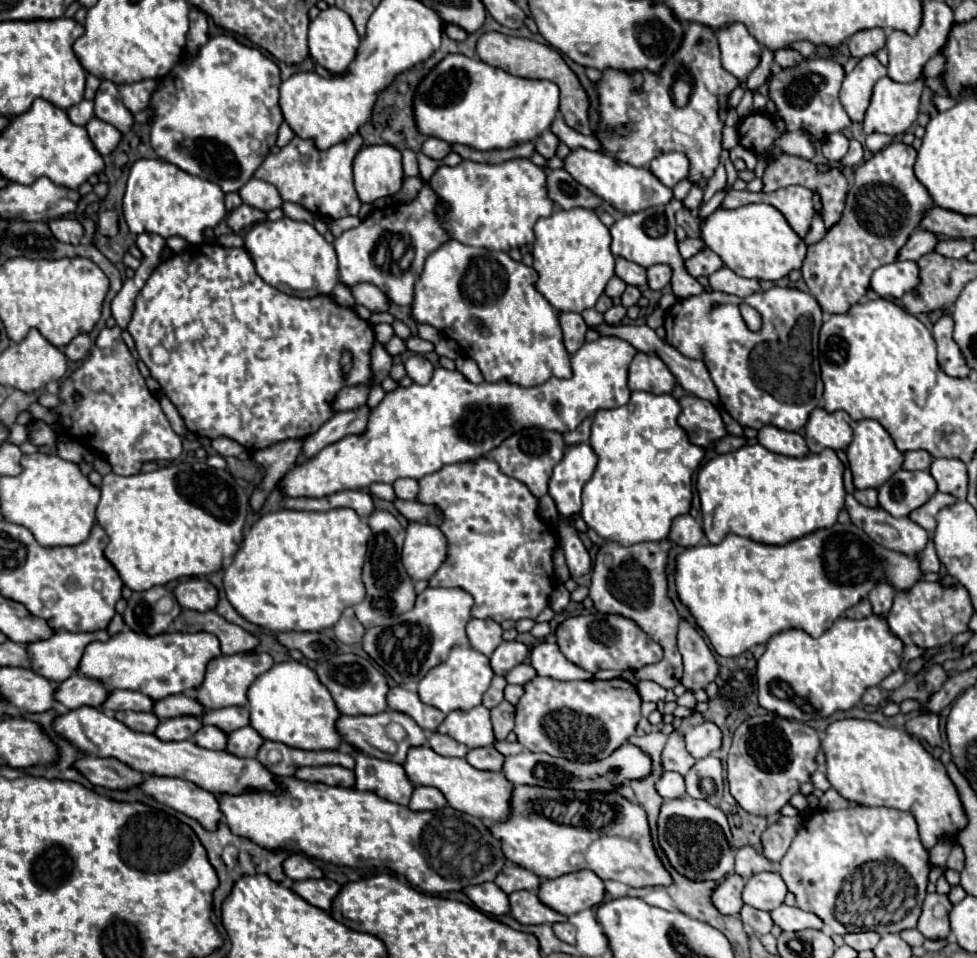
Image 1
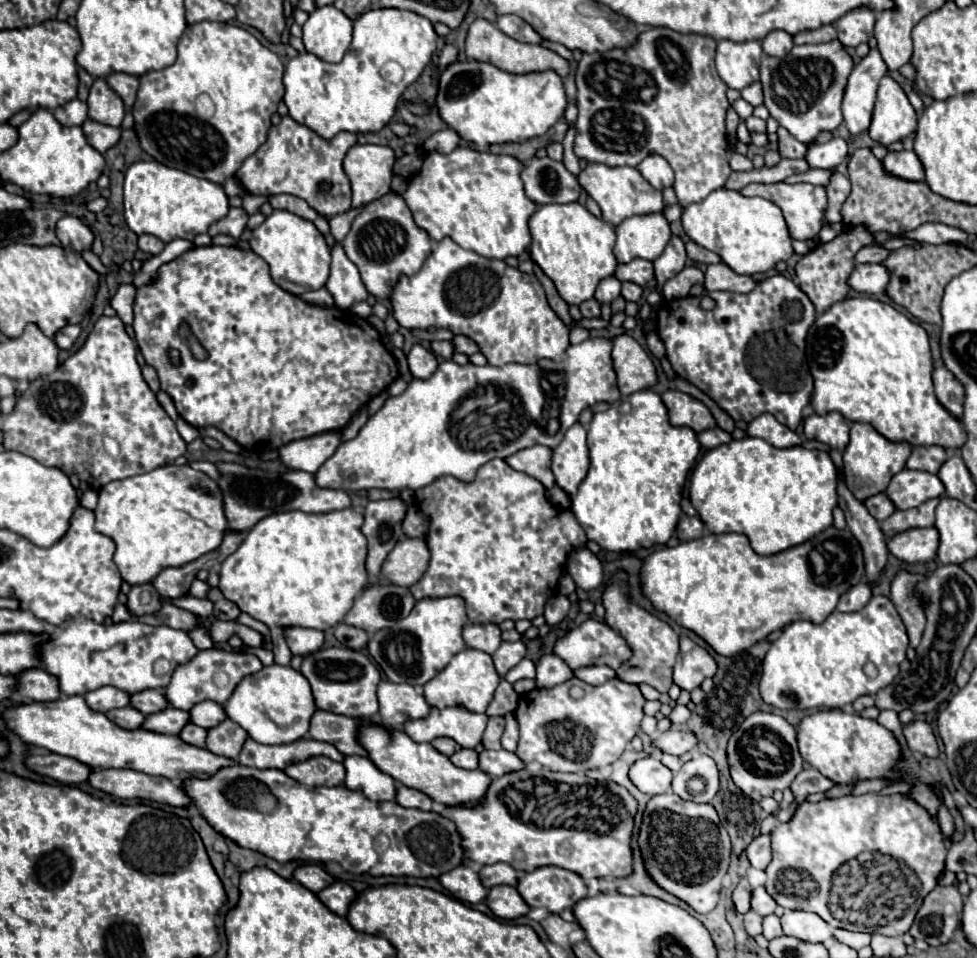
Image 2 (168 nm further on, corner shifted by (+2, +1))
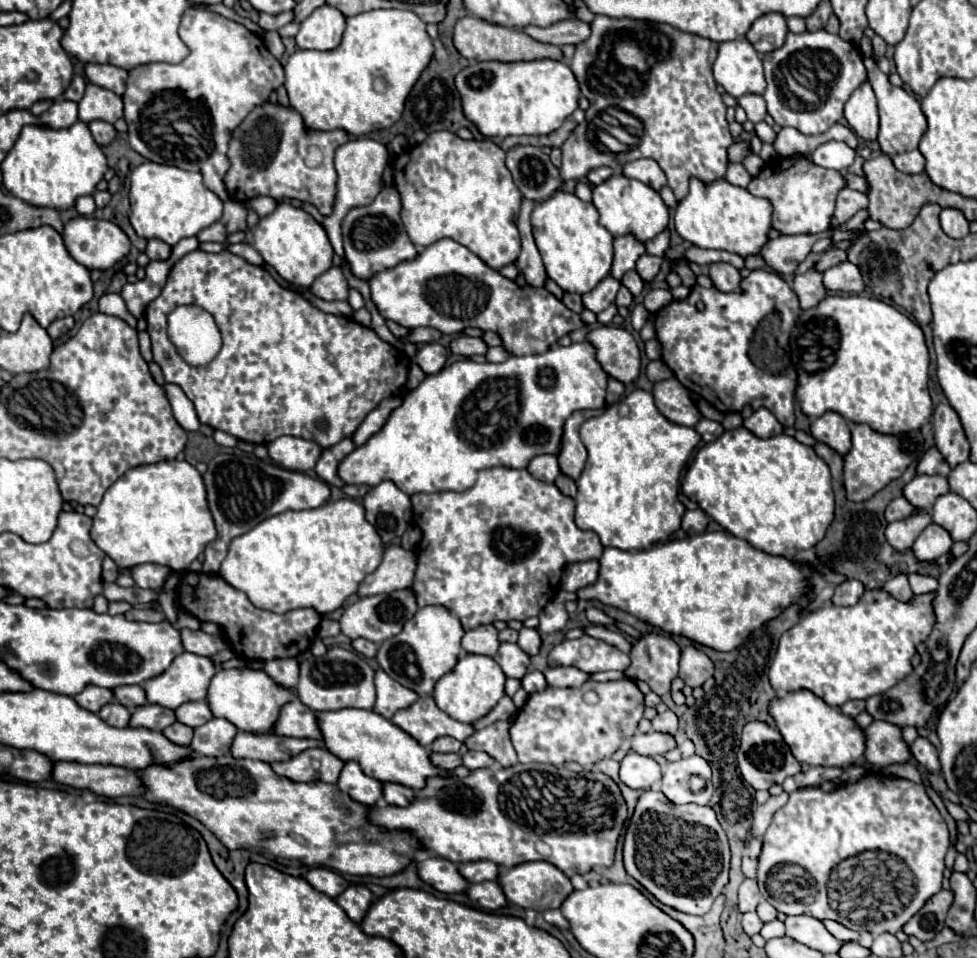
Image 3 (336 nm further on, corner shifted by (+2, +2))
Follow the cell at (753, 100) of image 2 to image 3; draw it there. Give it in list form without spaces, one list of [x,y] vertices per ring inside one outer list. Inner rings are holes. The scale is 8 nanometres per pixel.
[[[745,95],[739,99],[739,105],[745,109],[747,113],[747,119],[751,123],[757,123],[757,121],[763,121],[763,117],[767,115],[767,109],[765,109],[765,101],[761,95]]]

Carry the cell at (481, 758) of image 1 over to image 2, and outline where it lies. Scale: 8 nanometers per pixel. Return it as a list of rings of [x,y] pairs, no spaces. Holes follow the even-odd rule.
[[[459,750],[457,754],[451,756],[451,762],[459,768],[465,768],[465,770],[475,770],[477,768],[477,758],[479,754],[475,750]]]

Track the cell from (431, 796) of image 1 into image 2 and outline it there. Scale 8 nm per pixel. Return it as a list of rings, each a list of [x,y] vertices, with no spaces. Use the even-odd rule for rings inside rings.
[[[397,784],[397,798],[395,800],[405,808],[417,808],[417,810],[431,810],[433,808],[433,800],[427,794],[419,792],[415,788],[401,786],[401,784]]]

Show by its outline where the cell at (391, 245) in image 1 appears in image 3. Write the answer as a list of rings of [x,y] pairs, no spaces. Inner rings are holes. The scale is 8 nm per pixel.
[[[393,187],[381,189],[381,193],[375,197],[371,205],[351,209],[347,217],[343,219],[343,245],[345,245],[345,257],[351,265],[351,271],[359,279],[369,279],[375,273],[381,273],[401,261],[409,261],[417,257],[417,249],[409,241],[405,227],[401,223],[401,199],[399,193]]]

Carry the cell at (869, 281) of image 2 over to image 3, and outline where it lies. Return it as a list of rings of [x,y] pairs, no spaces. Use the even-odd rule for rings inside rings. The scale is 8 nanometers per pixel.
[[[843,261],[823,271],[823,285],[827,291],[845,291],[845,293],[861,293],[865,289],[857,265],[849,261]]]

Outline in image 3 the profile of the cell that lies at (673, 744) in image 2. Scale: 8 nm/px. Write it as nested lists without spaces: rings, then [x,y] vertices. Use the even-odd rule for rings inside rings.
[[[649,731],[649,733],[637,733],[631,737],[631,749],[639,755],[661,755],[667,753],[675,747],[675,739],[671,735],[665,733],[657,733],[657,731]]]

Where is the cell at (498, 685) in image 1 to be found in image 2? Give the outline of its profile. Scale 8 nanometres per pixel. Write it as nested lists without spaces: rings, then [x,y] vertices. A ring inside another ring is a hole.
[[[501,678],[485,714],[487,716],[505,716],[509,712],[515,712],[517,702],[519,702],[519,694],[513,690],[513,686],[509,682],[505,682],[505,678]]]

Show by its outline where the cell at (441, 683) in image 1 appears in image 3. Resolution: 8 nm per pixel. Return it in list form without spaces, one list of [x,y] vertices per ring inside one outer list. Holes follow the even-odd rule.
[[[465,655],[459,659],[457,667],[447,673],[437,685],[433,699],[441,711],[445,711],[449,717],[461,721],[461,723],[475,723],[483,715],[497,705],[497,701],[505,695],[505,673],[501,667],[487,655]]]

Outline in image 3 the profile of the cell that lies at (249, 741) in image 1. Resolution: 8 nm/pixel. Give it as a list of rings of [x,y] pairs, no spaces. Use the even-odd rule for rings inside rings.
[[[211,719],[205,725],[193,729],[193,741],[189,747],[199,755],[229,755],[235,733],[237,727],[227,719]]]

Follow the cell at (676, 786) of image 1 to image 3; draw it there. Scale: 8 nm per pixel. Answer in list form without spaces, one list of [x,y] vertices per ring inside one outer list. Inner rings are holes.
[[[627,753],[619,765],[619,779],[631,789],[651,789],[661,781],[661,765],[653,757]]]

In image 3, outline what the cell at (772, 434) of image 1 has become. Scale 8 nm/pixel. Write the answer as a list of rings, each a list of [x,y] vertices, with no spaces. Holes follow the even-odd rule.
[[[757,409],[749,419],[743,421],[743,425],[755,433],[757,437],[773,437],[783,433],[781,423],[775,419],[775,415],[769,409]]]

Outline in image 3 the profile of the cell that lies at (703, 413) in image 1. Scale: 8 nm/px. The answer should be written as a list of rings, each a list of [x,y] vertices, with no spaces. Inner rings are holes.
[[[675,377],[665,379],[665,381],[657,381],[653,385],[651,393],[655,399],[655,407],[669,421],[673,421],[677,425],[693,427],[701,419],[701,413],[693,405],[693,401],[689,399],[687,389]]]

